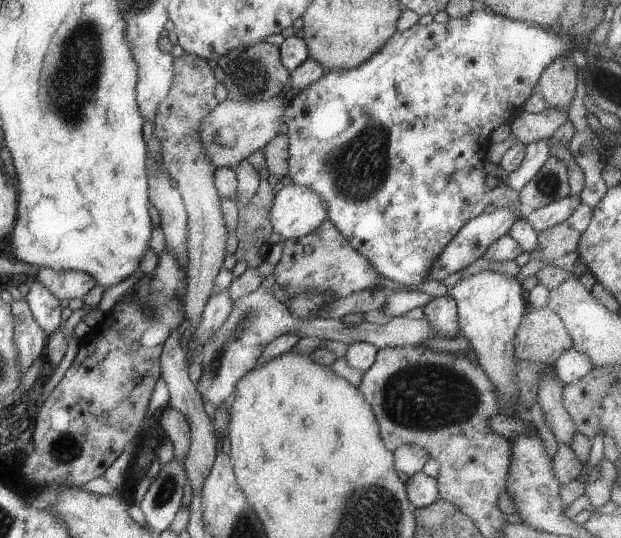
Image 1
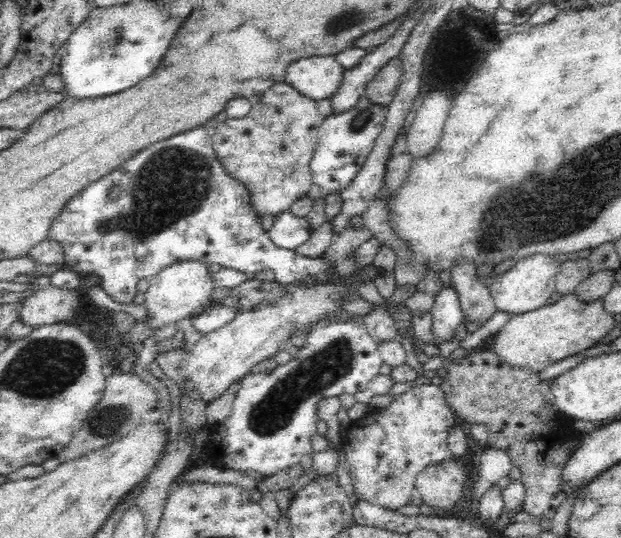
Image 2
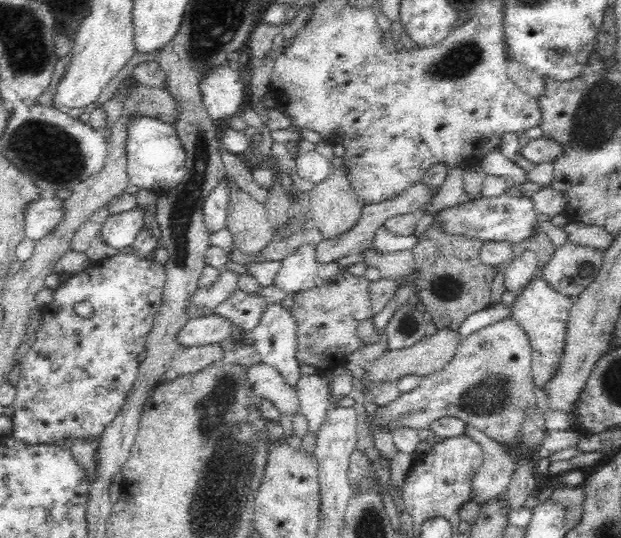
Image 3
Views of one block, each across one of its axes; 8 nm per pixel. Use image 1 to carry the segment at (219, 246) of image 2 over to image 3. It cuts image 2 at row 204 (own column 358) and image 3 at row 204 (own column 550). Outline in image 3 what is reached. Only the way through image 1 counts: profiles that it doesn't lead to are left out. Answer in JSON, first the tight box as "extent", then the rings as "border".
{"extent":[24,197,63,241],"border":[[[57,197],[39,198],[25,210],[24,230],[26,238],[39,241],[50,234],[63,217],[63,200]]]}

